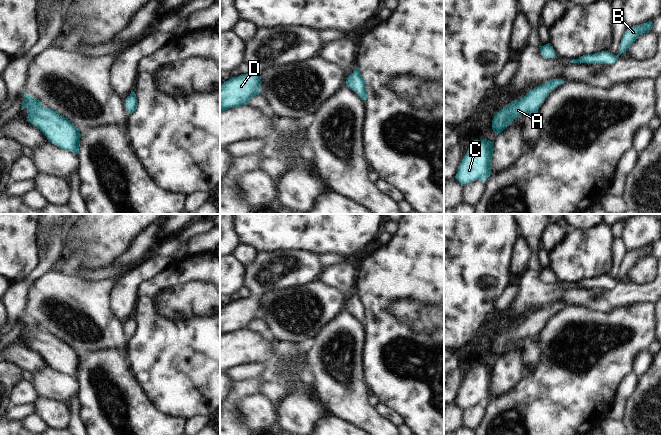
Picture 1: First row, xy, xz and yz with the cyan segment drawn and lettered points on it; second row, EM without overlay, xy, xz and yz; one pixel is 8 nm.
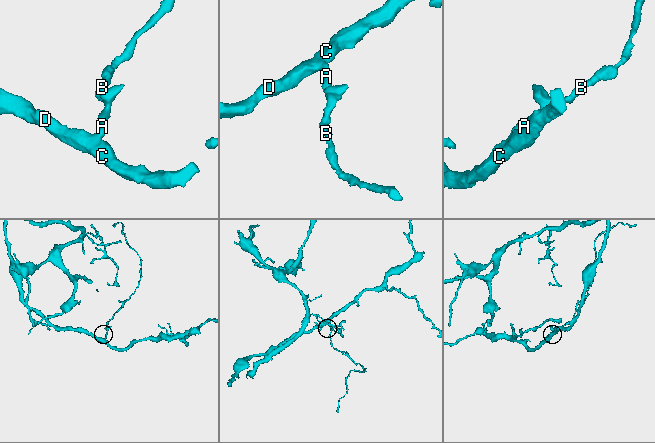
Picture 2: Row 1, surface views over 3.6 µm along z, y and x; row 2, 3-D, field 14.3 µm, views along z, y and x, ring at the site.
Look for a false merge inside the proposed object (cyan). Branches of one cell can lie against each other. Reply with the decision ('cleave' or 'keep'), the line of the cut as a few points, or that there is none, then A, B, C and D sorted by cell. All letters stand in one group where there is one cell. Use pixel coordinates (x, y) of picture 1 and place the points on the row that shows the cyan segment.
keep; cut none; groups A B C D

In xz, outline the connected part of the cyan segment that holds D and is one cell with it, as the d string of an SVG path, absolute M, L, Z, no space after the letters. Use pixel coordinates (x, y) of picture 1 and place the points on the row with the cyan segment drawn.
M257 72L241 74L231 77L220 85L220 113L248 104L250 100L259 95L261 77Z

